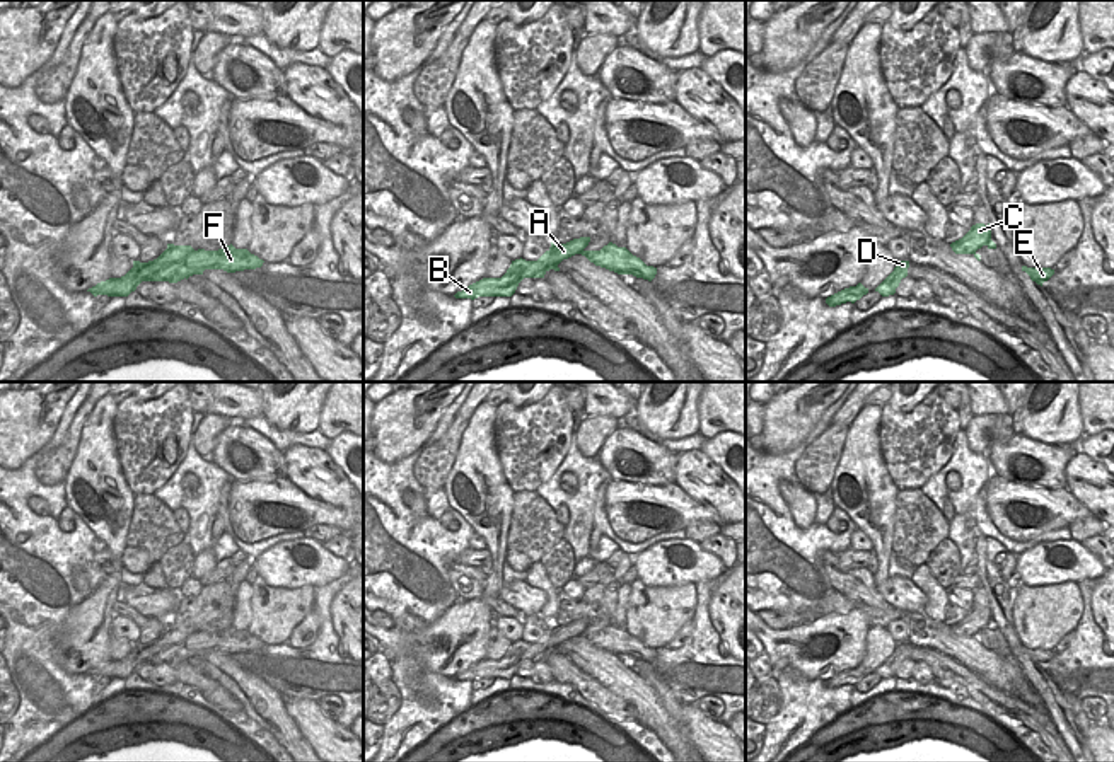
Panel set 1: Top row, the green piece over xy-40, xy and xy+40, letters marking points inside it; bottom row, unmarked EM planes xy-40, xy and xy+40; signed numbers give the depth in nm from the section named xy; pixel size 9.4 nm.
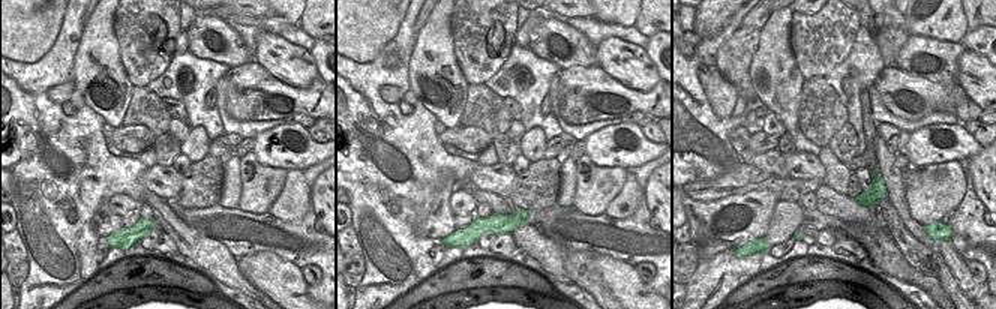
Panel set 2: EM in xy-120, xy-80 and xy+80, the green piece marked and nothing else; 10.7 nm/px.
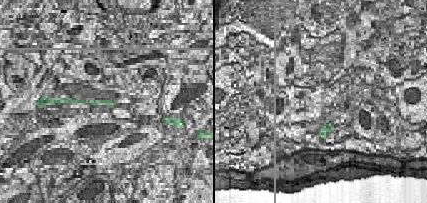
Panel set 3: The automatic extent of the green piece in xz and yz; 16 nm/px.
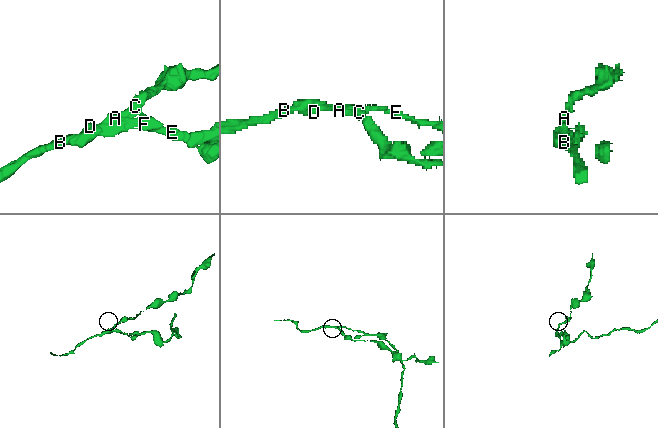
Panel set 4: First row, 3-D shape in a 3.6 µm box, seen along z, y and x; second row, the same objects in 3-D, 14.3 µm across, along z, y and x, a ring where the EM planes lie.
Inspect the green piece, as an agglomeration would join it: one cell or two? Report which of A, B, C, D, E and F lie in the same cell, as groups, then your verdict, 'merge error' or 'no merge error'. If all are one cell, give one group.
A B C D / E F; merge error

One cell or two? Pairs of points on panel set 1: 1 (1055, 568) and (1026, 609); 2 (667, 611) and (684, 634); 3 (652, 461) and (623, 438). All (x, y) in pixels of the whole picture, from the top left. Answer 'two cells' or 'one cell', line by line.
1: two cells
2: two cells
3: one cell

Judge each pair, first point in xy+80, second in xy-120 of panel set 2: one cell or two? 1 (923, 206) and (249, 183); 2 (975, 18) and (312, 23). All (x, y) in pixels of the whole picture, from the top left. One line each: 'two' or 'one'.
1: one
2: one

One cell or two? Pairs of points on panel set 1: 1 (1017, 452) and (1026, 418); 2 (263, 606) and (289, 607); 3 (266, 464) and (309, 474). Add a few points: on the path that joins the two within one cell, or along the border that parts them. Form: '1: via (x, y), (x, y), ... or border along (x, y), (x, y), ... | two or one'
1: border along (1017, 432), (1055, 445) | two
2: via (270, 606), (282, 607) | one
3: border along (282, 452), (287, 476) | two

